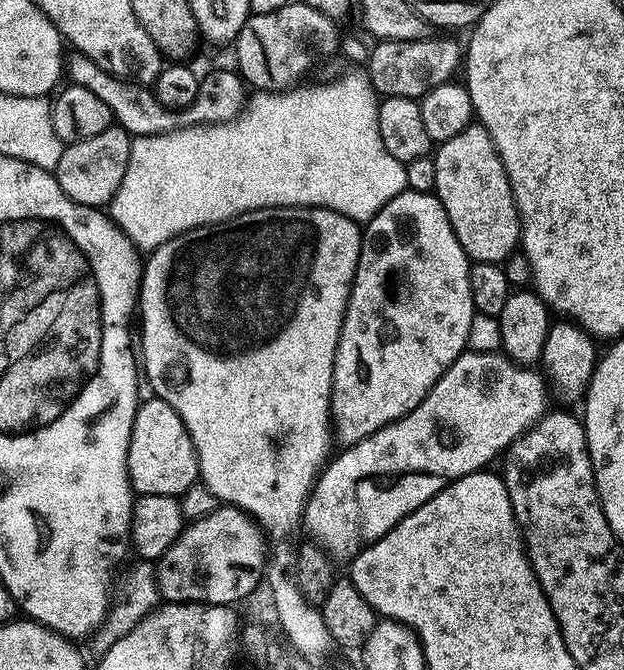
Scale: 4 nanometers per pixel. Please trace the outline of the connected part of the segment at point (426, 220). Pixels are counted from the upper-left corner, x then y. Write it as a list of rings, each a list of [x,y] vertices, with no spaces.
[[[402,191],[393,200],[386,202],[386,206],[382,206],[382,210],[378,210],[378,214],[374,214],[371,220],[363,225],[358,266],[352,279],[352,289],[342,322],[340,341],[334,358],[334,374],[332,375],[334,436],[339,443],[341,440],[341,445],[356,444],[362,438],[382,430],[382,426],[410,414],[410,410],[414,410],[414,406],[418,406],[422,402],[422,398],[426,398],[426,394],[430,394],[430,390],[436,385],[438,378],[442,378],[444,371],[466,351],[470,338],[470,322],[478,315],[470,294],[469,267],[469,258],[454,234],[454,226],[450,226],[450,218],[446,218],[446,210],[442,206],[442,202],[432,192]]]

